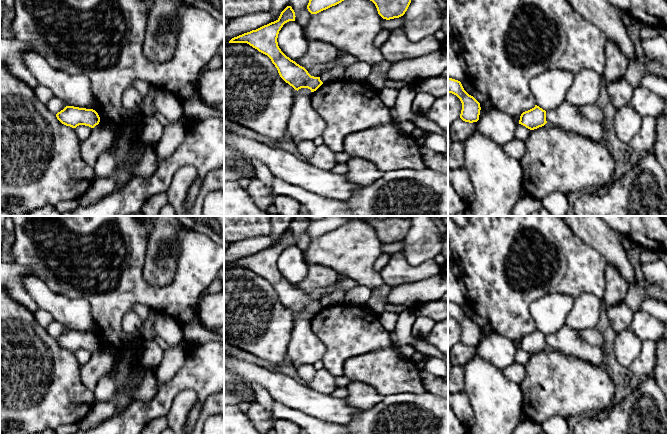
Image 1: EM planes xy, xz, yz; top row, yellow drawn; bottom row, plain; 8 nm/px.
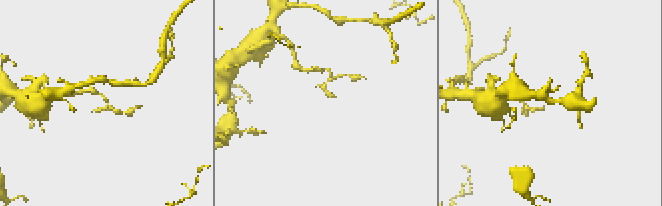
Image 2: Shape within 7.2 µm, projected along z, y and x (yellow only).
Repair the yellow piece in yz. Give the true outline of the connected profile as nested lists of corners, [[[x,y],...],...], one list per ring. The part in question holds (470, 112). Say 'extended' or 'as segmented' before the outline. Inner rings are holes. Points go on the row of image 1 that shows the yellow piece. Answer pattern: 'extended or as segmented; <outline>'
as segmented; [[[448,78],[448,93],[456,95],[461,103],[462,110],[460,118],[469,123],[477,122],[480,115],[480,103],[463,88],[460,81]]]

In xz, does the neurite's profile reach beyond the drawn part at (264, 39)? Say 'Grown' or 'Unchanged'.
Unchanged

